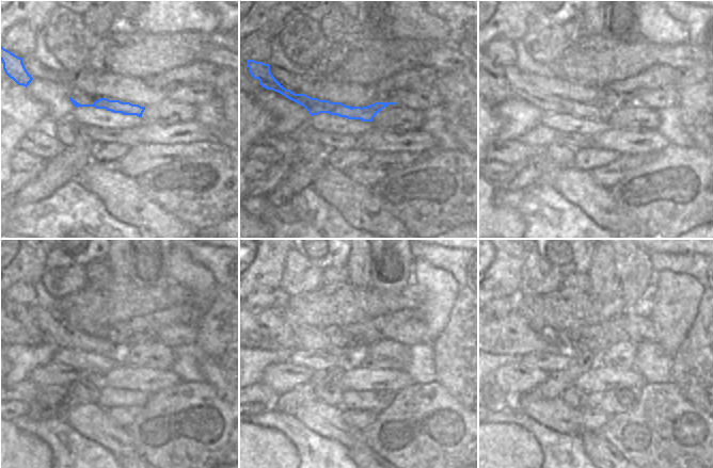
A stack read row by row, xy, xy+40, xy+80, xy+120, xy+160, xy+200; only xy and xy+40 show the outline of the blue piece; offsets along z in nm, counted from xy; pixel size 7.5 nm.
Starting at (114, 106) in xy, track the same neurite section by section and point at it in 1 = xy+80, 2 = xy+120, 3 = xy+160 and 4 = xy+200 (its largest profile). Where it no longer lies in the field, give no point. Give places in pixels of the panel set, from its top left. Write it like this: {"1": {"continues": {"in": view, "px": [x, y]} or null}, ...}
{"1": {"continues": {"in": "xy+80", "px": [519, 82]}}, "2": {"continues": {"in": "xy+120", "px": [59, 332]}}, "3": {"continues": {"in": "xy+160", "px": [311, 338]}}, "4": {"continues": {"in": "xy+200", "px": [558, 339]}}}

